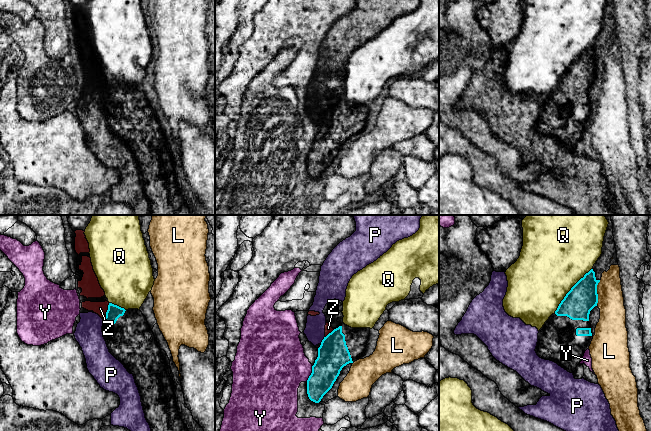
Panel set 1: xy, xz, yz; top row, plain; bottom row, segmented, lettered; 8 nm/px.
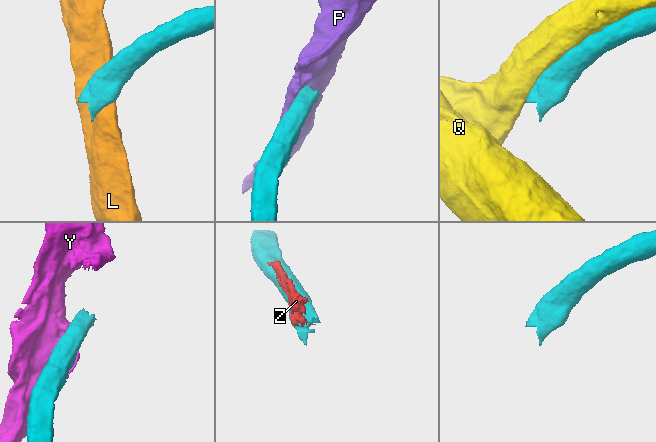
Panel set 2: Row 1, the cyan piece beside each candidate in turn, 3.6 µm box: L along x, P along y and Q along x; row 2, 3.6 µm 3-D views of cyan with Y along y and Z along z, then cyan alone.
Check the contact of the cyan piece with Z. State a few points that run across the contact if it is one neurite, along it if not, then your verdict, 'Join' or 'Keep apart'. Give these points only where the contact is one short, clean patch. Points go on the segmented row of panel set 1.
Keep apart

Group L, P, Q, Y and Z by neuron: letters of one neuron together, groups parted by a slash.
L / P Z / Q / Y

